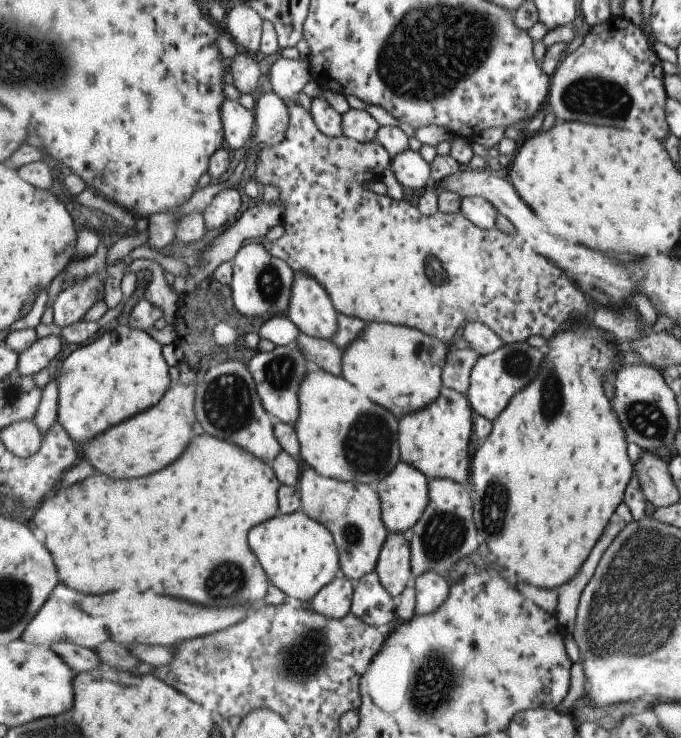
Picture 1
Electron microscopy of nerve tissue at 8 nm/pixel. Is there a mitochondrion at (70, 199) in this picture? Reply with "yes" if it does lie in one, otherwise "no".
no

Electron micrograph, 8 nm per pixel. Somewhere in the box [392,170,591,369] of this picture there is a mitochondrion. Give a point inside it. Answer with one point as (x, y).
(436, 273)

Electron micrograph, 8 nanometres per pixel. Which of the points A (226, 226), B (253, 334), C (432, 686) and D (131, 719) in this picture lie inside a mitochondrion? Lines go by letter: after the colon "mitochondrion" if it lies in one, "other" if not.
A: other
B: other
C: mitochondrion
D: other

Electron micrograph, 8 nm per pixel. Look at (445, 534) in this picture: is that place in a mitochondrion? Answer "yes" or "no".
yes

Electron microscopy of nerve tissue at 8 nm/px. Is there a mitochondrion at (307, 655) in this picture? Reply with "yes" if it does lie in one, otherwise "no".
yes

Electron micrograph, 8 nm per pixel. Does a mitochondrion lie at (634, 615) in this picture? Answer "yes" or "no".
yes

